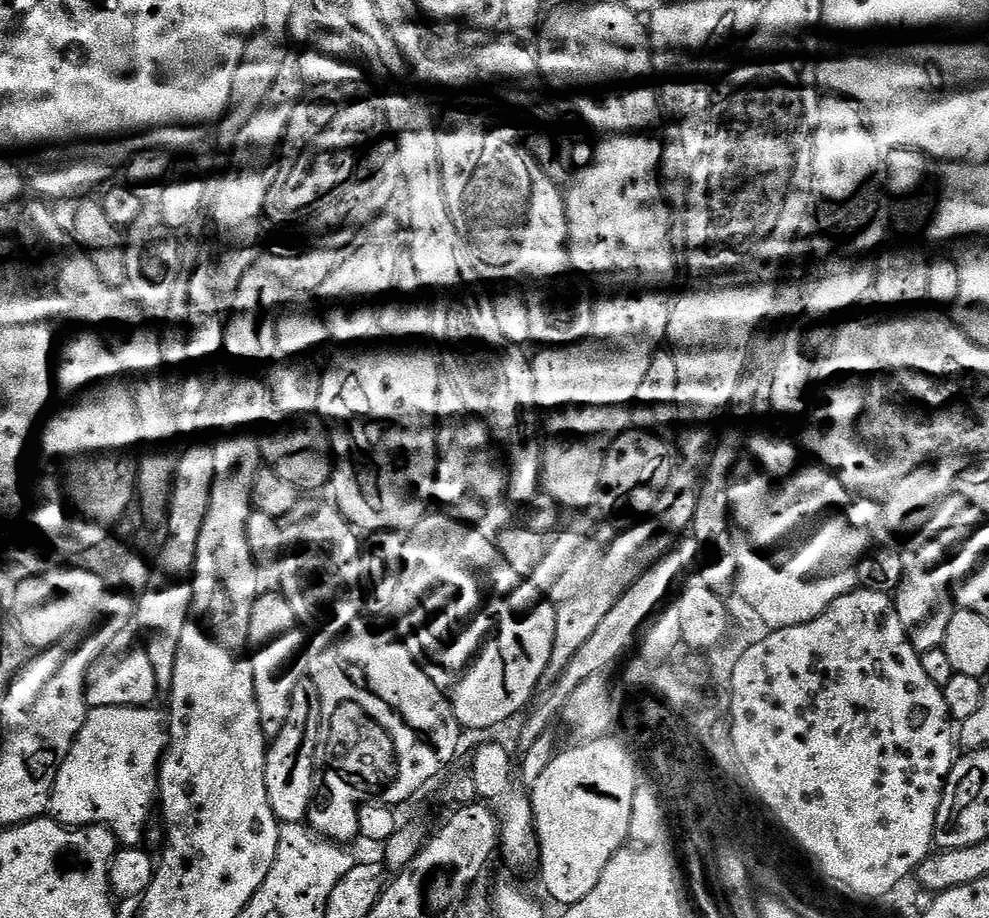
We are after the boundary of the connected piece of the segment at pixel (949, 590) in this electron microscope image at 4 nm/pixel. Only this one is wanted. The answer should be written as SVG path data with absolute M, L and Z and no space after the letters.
M924 542L913 560L907 561L904 581L899 592L895 593L894 603L902 626L908 631L908 640L918 653L934 652L943 649L946 632L950 630L954 611L954 580L948 556L940 542Z

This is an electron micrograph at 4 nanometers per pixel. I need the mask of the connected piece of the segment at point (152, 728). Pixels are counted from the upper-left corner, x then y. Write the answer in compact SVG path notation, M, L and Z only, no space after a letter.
M99 708L89 711L88 721L82 726L70 754L60 766L60 773L52 791L50 812L61 824L72 830L107 826L116 834L124 848L141 847L144 827L152 804L158 800L160 762L166 751L166 728L152 710L145 708Z

